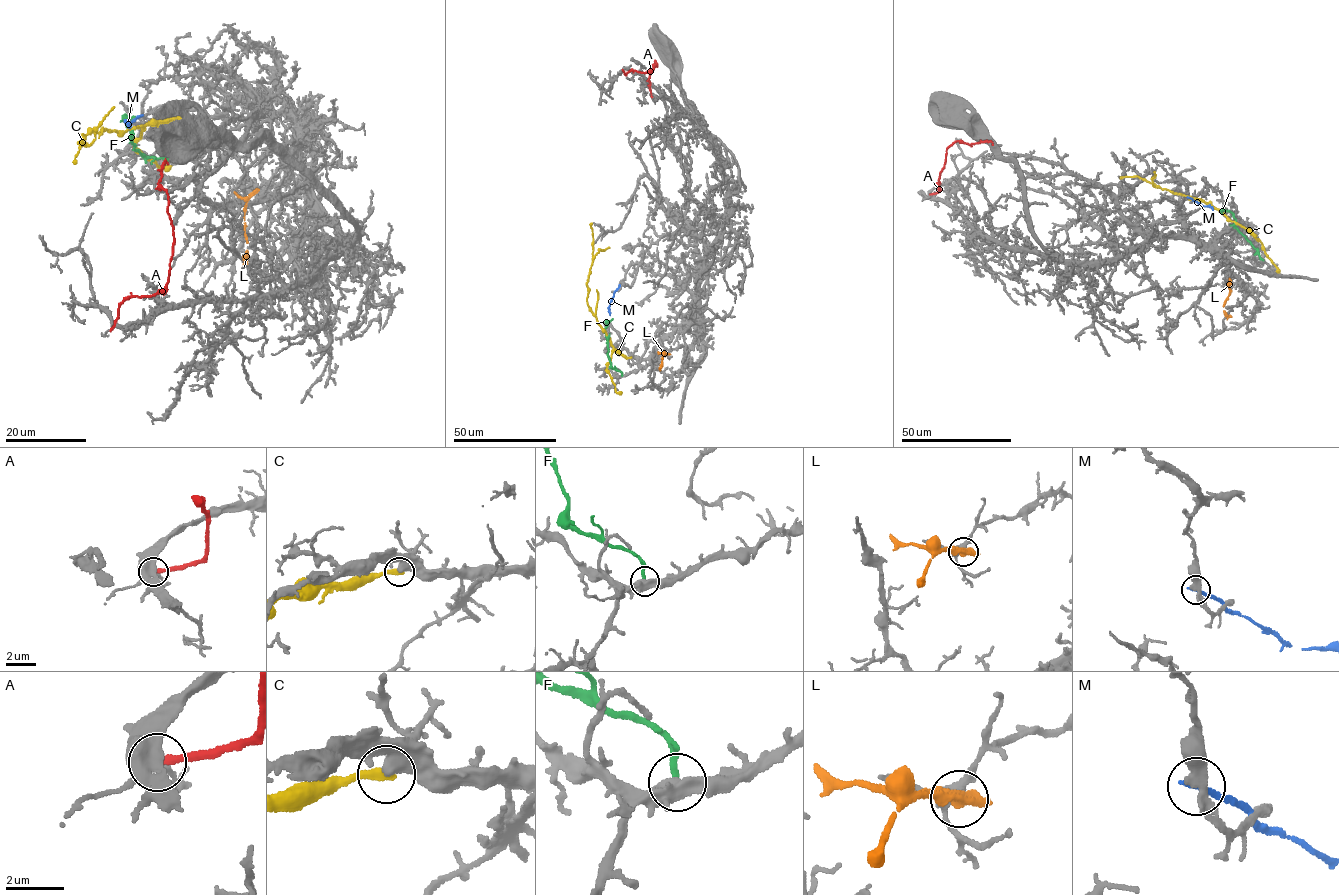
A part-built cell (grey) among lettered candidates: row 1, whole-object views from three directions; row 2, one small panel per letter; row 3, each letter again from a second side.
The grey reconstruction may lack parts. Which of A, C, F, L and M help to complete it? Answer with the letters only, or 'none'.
none

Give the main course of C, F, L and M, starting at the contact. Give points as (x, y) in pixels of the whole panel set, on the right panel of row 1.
C: (1254, 236), (1251, 231), (1227, 219), (1220, 210), (1199, 198), (1174, 193), (1137, 176), (1120, 178)
F: (1263, 260), (1236, 226), (1231, 213), (1219, 211)
L: (1230, 283), (1230, 294), (1223, 306), (1227, 319)
M: (1188, 197), (1209, 206), (1214, 212)

